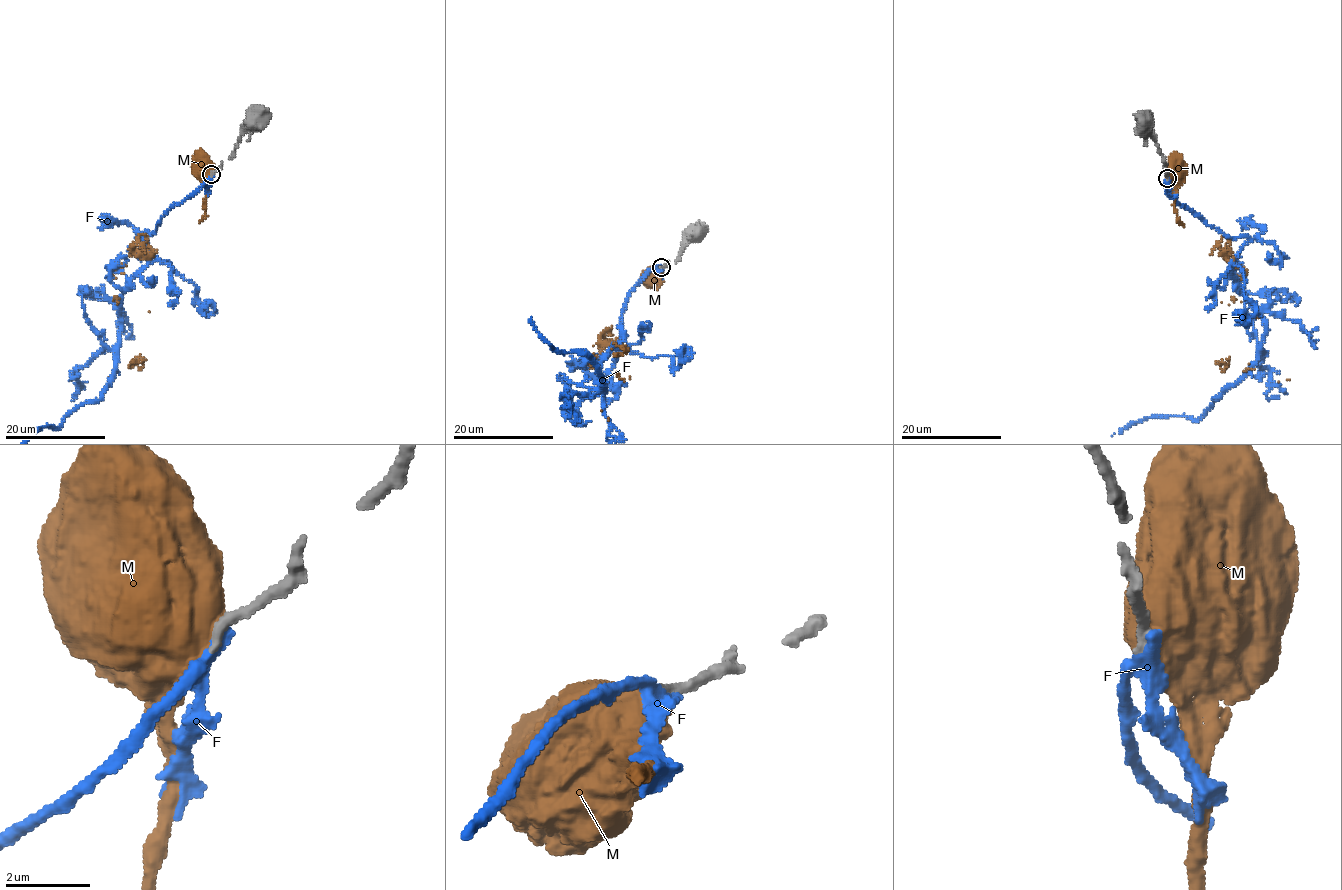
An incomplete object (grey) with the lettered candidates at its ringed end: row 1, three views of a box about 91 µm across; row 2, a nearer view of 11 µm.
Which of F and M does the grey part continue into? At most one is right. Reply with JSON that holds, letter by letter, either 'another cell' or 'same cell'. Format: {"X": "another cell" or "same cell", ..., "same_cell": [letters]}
{"F": "same cell", "M": "another cell", "same_cell": ["F"]}

